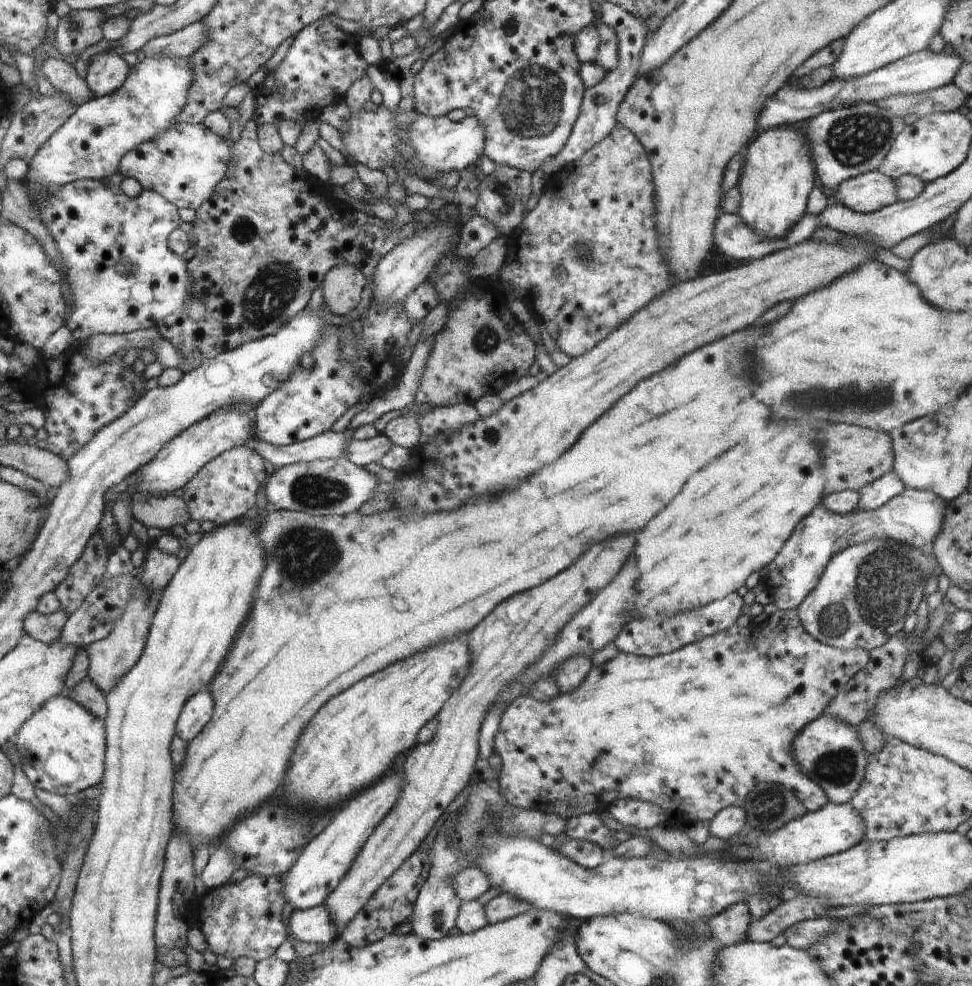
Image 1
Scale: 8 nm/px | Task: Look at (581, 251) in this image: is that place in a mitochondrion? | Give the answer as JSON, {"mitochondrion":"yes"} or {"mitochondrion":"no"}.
{"mitochondrion":"yes"}

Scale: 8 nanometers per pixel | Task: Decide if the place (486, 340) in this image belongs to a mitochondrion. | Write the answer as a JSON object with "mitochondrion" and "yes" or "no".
{"mitochondrion":"yes"}

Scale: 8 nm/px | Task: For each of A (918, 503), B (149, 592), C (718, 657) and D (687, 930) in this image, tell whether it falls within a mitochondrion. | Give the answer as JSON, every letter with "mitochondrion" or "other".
{"A":"other","B":"other","C":"other","D":"mitochondrion"}

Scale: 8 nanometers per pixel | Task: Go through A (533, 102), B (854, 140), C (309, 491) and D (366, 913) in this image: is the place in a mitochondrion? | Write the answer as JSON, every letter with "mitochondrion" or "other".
{"A":"mitochondrion","B":"mitochondrion","C":"mitochondrion","D":"other"}

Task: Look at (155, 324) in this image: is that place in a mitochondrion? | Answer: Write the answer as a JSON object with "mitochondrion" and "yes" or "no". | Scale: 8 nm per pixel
{"mitochondrion":"no"}

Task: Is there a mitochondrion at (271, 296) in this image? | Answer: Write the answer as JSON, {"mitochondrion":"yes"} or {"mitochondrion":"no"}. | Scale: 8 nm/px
{"mitochondrion":"yes"}

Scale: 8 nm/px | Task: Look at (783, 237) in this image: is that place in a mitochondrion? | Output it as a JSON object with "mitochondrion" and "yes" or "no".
{"mitochondrion":"no"}

